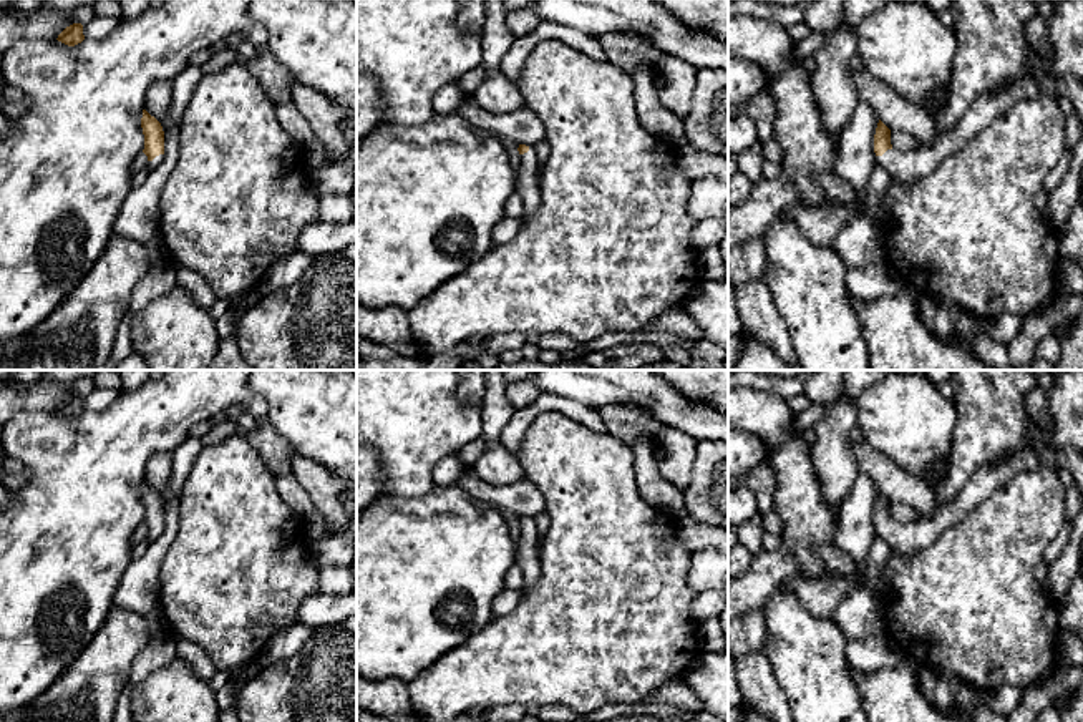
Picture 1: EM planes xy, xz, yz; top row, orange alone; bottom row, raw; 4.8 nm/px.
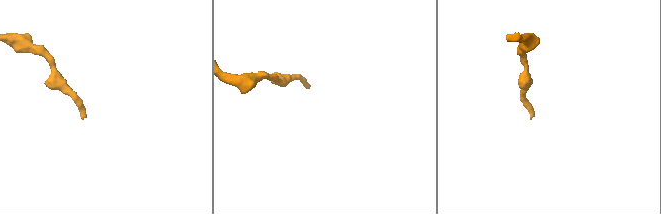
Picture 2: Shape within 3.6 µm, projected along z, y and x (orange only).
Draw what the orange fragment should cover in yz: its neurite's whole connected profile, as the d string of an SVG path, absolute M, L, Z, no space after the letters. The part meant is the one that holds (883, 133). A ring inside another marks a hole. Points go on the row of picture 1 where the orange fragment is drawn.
M1023 78L1008 86L1000 86L982 93L964 113L959 123L947 129L939 129L935 141L912 151L901 151L891 144L891 129L879 120L874 134L876 163L884 166L891 179L902 186L911 186L917 179L932 173L940 159L964 148L997 116L1010 110L1015 103L1051 95L1068 98L1083 128L1083 83L1073 78Z

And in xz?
M519 144L517 151L516 193L524 202L524 217L531 217L542 199L539 189L539 163L532 146Z

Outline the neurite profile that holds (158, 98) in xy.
M154 81L146 93L144 110L161 123L164 115L168 113L171 100L171 81Z

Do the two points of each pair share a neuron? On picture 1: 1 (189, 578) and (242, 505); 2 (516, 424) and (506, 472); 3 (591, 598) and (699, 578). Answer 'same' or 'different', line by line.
1: same
2: different
3: different

